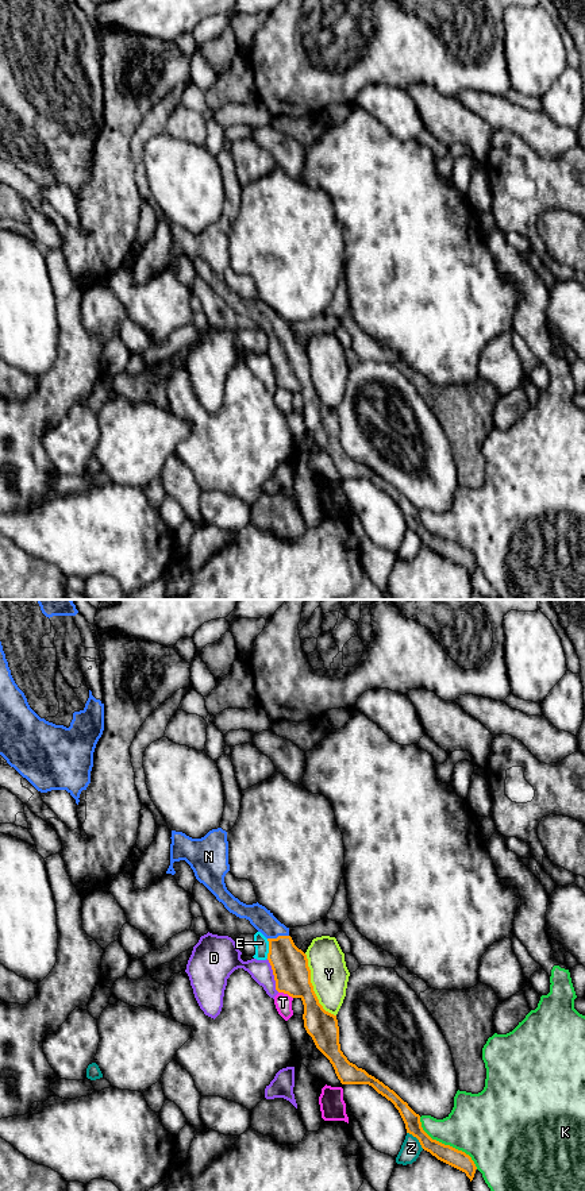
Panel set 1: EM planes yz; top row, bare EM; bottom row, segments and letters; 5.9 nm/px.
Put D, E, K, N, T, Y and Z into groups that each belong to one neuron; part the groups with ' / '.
D / E / K / N / T / Y / Z

